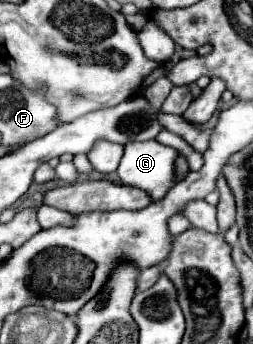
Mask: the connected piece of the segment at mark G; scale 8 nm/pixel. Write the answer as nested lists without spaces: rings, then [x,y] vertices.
[[[134,141],[124,147],[124,157],[116,169],[126,185],[134,185],[159,201],[175,185],[174,159],[178,151],[158,141]]]

